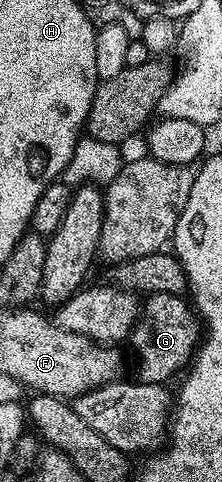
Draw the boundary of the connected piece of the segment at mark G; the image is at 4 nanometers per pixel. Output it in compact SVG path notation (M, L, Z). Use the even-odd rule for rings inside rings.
M171 293L150 294L140 308L137 324L131 332L133 355L137 358L136 378L142 383L168 384L168 379L176 371L184 372L192 363L202 335L202 324L192 306L182 296Z

